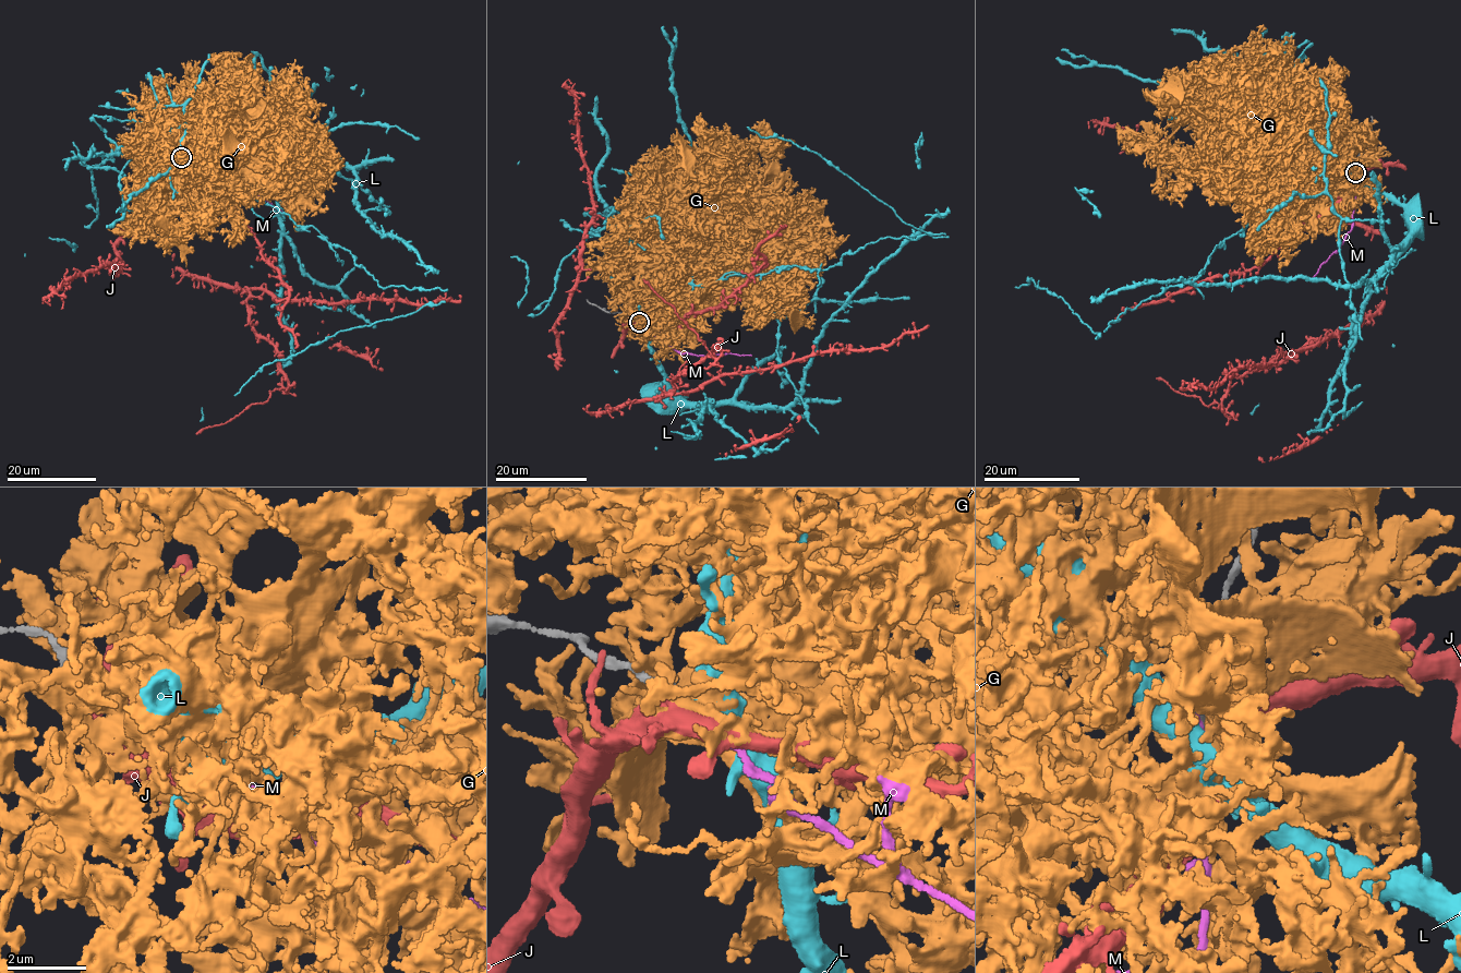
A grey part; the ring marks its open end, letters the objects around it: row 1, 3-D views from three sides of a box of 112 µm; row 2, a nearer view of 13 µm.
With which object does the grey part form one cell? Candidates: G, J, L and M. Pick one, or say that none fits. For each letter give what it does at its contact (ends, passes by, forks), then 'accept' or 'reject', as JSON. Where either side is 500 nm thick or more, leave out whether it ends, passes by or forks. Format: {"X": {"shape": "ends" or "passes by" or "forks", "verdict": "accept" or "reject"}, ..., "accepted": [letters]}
{"G": {"shape": "forks", "verdict": "reject"}, "J": {"shape": "ends", "verdict": "reject"}, "L": {"verdict": "reject"}, "M": {"shape": "ends", "verdict": "accept"}, "accepted": ["M"]}

